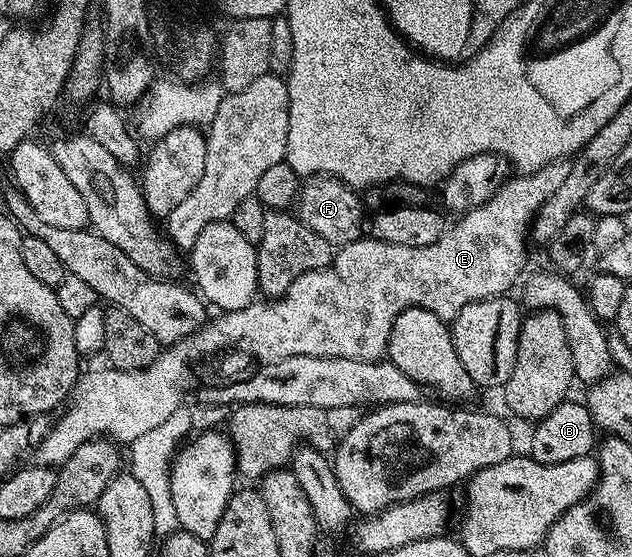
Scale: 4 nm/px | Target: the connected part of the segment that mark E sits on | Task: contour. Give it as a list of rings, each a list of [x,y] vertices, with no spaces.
[[[555,160],[536,172],[519,173],[518,178],[503,181],[488,201],[467,210],[455,221],[458,222],[455,226],[454,223],[447,225],[446,231],[440,236],[440,240],[436,240],[436,244],[424,244],[424,248],[384,244],[373,236],[357,238],[355,242],[341,247],[324,269],[306,272],[304,276],[300,276],[280,298],[255,300],[239,310],[219,313],[219,318],[211,317],[187,338],[163,349],[156,361],[142,370],[105,368],[106,370],[90,370],[87,374],[85,371],[74,383],[72,401],[61,411],[62,419],[55,421],[49,434],[38,443],[37,465],[55,468],[62,466],[68,456],[72,456],[72,452],[80,448],[80,444],[93,438],[105,436],[115,443],[129,444],[144,436],[144,432],[152,432],[152,428],[157,428],[168,416],[172,416],[172,412],[176,412],[178,406],[183,405],[183,391],[178,386],[174,387],[174,382],[184,383],[199,355],[209,350],[219,350],[224,344],[240,344],[243,348],[248,348],[252,356],[268,361],[283,359],[284,356],[320,356],[377,362],[387,357],[386,345],[390,339],[392,324],[396,316],[400,316],[400,312],[415,306],[424,308],[443,320],[452,320],[458,315],[460,308],[468,308],[468,304],[503,297],[509,291],[506,289],[518,277],[523,277],[526,238],[528,242],[534,217],[538,215],[548,196],[554,195],[562,187],[569,171],[569,161]]]

